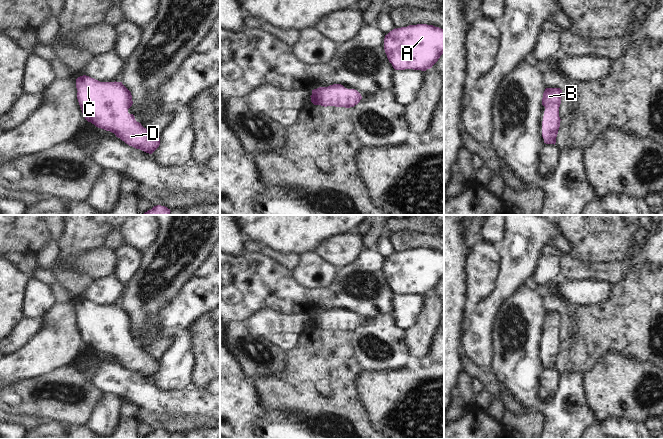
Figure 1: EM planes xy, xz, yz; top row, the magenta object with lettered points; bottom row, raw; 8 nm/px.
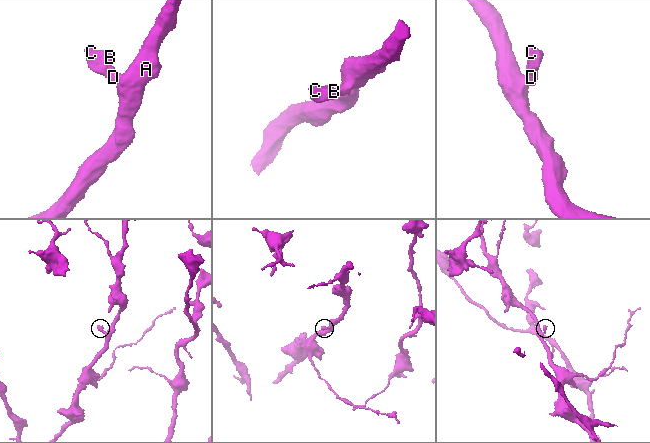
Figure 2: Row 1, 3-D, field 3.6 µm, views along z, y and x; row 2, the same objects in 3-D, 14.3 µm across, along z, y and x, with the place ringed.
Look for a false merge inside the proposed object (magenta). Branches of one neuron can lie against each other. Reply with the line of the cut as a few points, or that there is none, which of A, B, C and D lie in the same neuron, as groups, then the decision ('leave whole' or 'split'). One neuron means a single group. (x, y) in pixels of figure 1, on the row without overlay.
no cut; A B C D; leave whole

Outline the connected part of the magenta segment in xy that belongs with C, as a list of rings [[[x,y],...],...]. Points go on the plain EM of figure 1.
[[[83,299],[76,303],[77,323],[85,343],[96,351],[110,355],[129,370],[152,378],[160,369],[160,362],[144,352],[128,337],[132,330],[131,316],[122,306],[100,306]]]

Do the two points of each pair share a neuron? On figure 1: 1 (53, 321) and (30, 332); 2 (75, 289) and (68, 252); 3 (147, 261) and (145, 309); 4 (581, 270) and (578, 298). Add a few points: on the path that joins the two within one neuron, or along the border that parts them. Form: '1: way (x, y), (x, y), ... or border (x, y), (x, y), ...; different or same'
1: border (45, 318), (45, 326), (29, 343); different
2: way (71, 280), (67, 276), (67, 261); same
3: way (143, 273), (137, 287), (143, 297); same
4: border (560, 277), (570, 281), (600, 280), (603, 282); different

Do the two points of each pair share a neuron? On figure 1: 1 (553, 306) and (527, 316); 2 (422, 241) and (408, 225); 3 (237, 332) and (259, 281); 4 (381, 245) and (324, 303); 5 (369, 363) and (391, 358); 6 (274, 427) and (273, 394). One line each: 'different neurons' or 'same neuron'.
1: different neurons
2: different neurons
3: different neurons
4: different neurons
5: same neuron
6: same neuron

